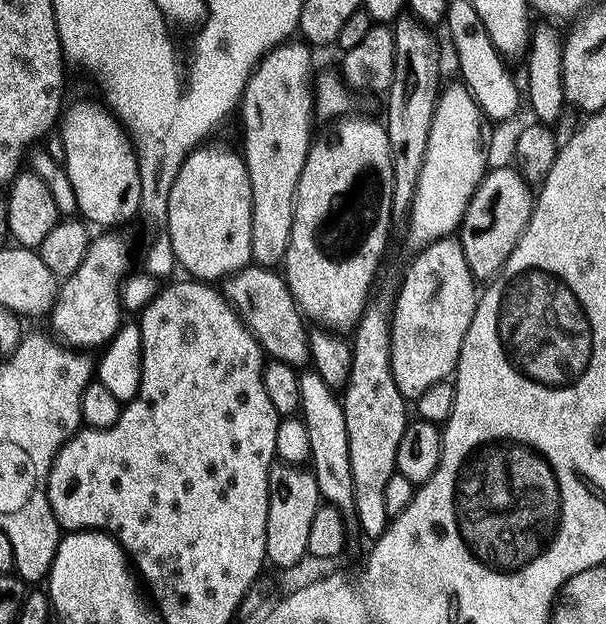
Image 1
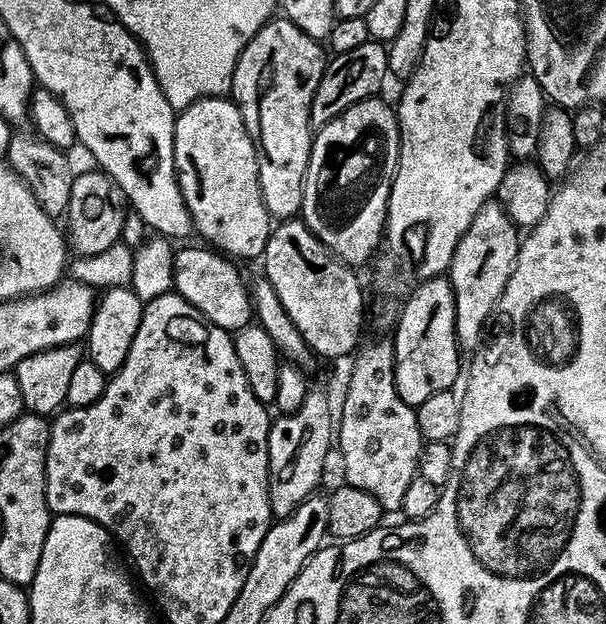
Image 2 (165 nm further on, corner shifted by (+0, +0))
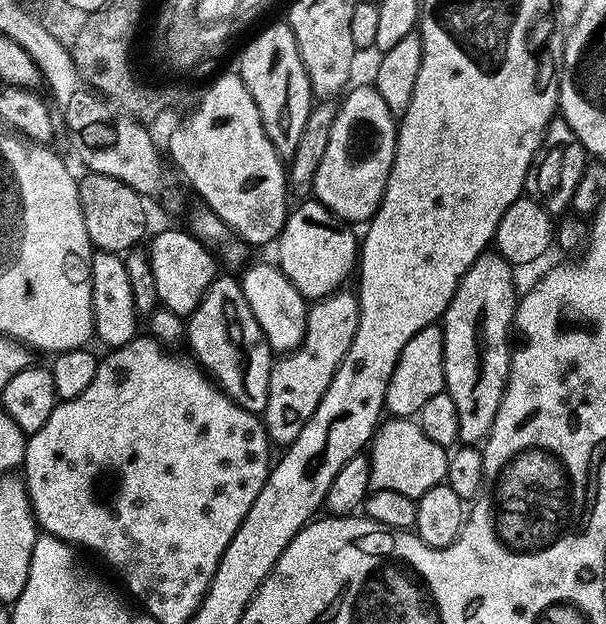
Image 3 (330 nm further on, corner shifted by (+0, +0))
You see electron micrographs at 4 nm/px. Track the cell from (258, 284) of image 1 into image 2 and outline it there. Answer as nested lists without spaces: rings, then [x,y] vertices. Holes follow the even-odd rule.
[[[208,246],[200,247],[204,248],[184,248],[173,255],[174,290],[198,309],[201,316],[235,334],[247,328],[254,316],[249,285],[246,280],[244,284],[239,270],[232,265],[235,263],[227,255]]]

